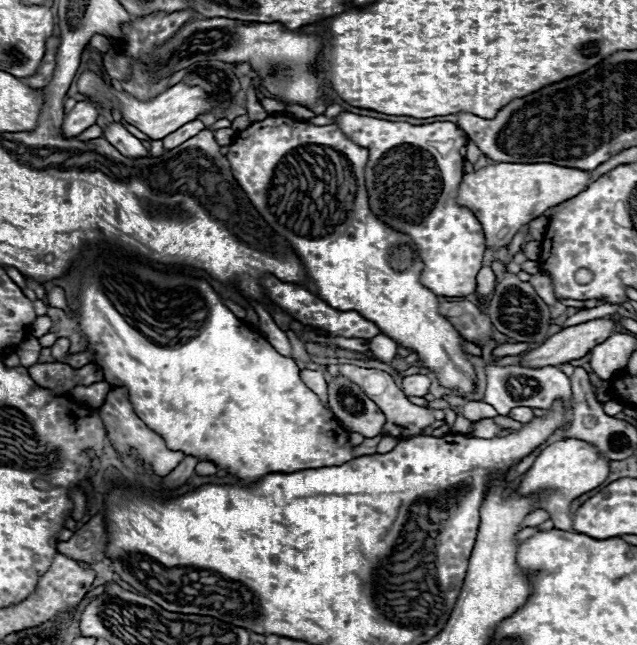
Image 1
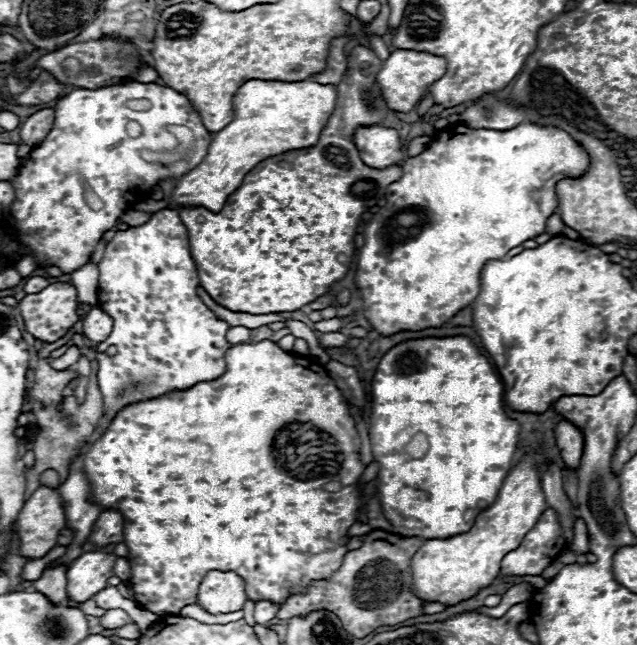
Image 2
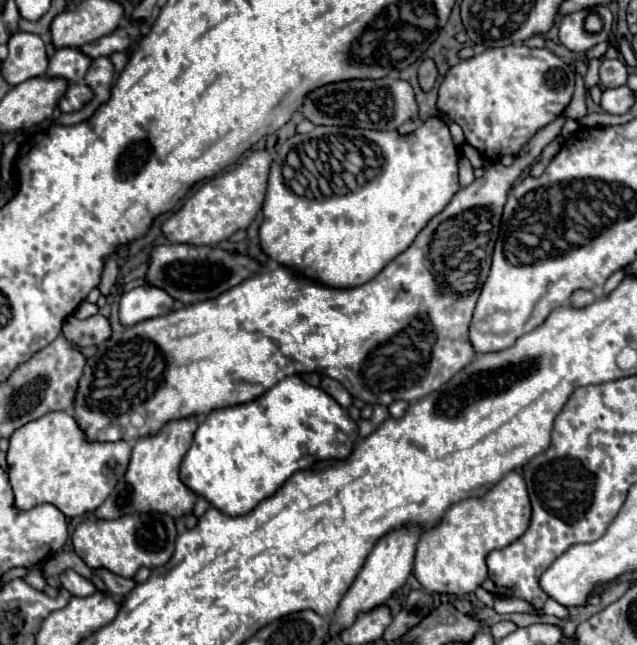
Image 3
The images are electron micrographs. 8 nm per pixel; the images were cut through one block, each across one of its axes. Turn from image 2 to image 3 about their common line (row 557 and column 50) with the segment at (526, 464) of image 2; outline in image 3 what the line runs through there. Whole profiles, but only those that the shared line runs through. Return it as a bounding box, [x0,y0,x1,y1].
[6,412,132,518]

